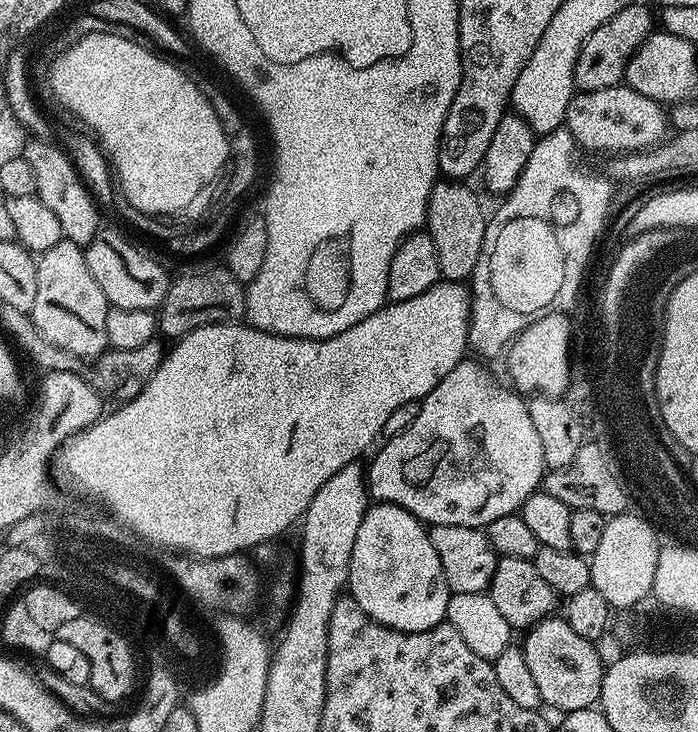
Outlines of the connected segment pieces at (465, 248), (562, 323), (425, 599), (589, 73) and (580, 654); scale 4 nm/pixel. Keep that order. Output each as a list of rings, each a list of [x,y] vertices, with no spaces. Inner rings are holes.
[[[440,178],[433,183],[428,199],[428,214],[426,217],[426,231],[429,238],[434,242],[434,250],[438,250],[438,266],[440,275],[446,280],[455,280],[464,282],[472,275],[475,270],[480,256],[485,255],[484,249],[484,220],[486,224],[486,212],[480,205],[480,200],[471,192],[470,189],[464,188],[463,183],[453,182],[447,178]]]
[[[552,310],[521,328],[507,345],[508,376],[511,387],[521,394],[539,394],[560,398],[564,369],[569,365],[574,324],[563,311]]]
[[[373,503],[358,526],[358,538],[354,538],[354,554],[350,558],[350,574],[346,585],[354,602],[374,622],[399,632],[421,632],[445,623],[448,615],[450,589],[442,562],[438,562],[438,550],[428,537],[429,529],[424,521],[410,514],[402,506]]]
[[[629,2],[625,8],[618,10],[614,18],[610,18],[582,46],[578,54],[578,62],[574,66],[574,82],[582,92],[606,90],[624,80],[624,72],[628,68],[628,59],[636,53],[637,48],[652,35],[654,31],[654,12],[644,4]]]
[[[556,614],[532,625],[525,636],[528,637],[522,641],[522,647],[526,654],[526,666],[545,705],[557,708],[560,714],[567,714],[591,708],[599,701],[606,664],[600,661],[600,652],[596,649],[599,647],[593,641],[574,634],[566,621]]]

